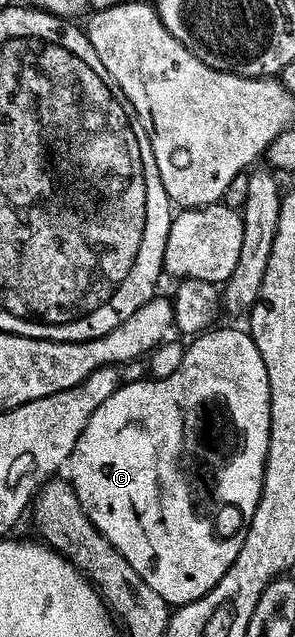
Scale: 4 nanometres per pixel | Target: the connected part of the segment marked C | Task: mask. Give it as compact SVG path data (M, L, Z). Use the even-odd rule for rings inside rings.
M233 328L225 332L221 340L226 348L205 348L202 352L189 352L181 360L181 365L170 376L162 380L137 380L134 384L122 383L106 401L103 401L91 414L86 428L79 434L79 442L72 456L67 461L68 479L73 485L75 494L91 522L127 558L131 570L139 574L167 602L178 605L195 602L210 592L223 578L223 570L229 569L230 559L237 555L234 544L212 544L209 540L196 540L189 536L177 524L168 524L161 520L161 512L157 508L157 495L153 492L153 448L157 448L157 440L161 440L161 432L165 428L173 428L182 423L181 408L193 408L196 404L205 404L208 400L222 400L229 411L228 419L239 427L245 428L247 443L245 452L237 452L237 460L233 460L233 468L225 472L225 500L233 500L241 504L245 512L254 514L259 498L262 497L265 481L265 464L267 450L270 449L270 383L267 377L267 366L263 366L263 354L259 354L259 346L255 346L248 331Z

